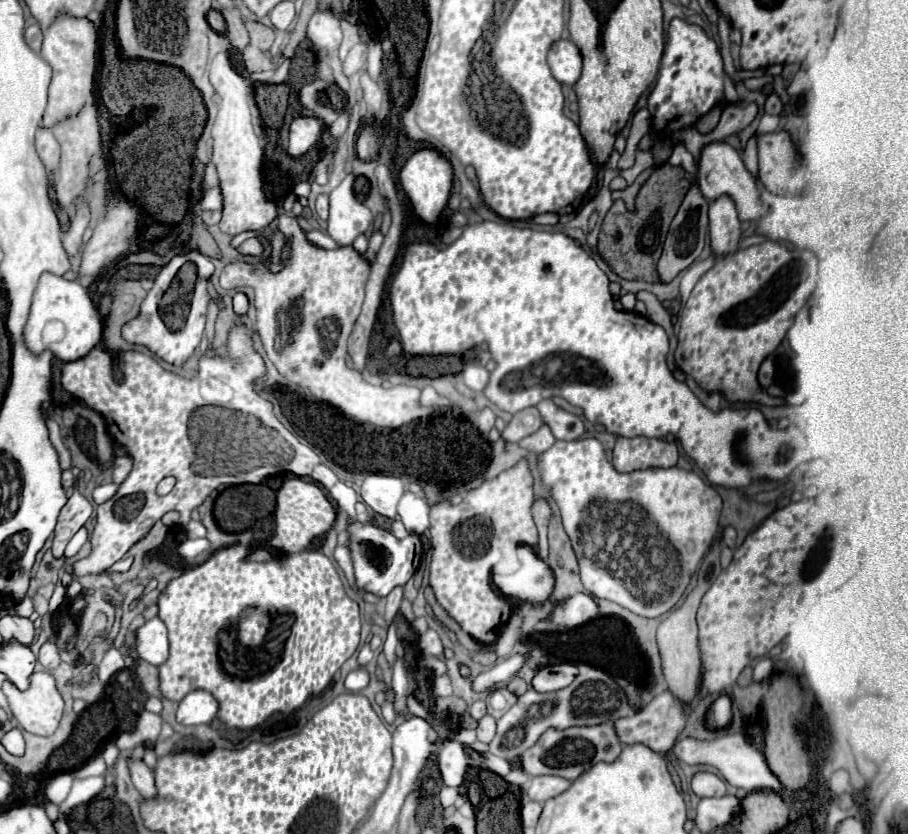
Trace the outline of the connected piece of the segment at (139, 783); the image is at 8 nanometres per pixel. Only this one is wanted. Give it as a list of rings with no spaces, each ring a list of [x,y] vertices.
[[[129,762],[129,770],[133,776],[135,788],[141,792],[143,798],[153,800],[157,798],[157,788],[155,788],[155,776],[153,772],[145,766],[145,762]]]

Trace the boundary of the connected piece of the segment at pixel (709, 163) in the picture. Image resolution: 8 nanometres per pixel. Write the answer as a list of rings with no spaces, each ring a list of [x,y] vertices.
[[[713,142],[713,144],[707,144],[701,152],[701,158],[697,163],[698,173],[697,181],[699,188],[701,188],[701,194],[711,202],[723,194],[731,196],[735,206],[737,206],[737,212],[739,212],[739,220],[759,220],[761,216],[767,214],[763,202],[759,202],[759,190],[757,190],[757,180],[751,176],[751,172],[745,168],[743,160],[741,160],[741,154],[729,146],[727,142]]]

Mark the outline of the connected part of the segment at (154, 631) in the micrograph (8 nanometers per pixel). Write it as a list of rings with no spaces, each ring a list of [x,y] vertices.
[[[153,618],[139,628],[137,646],[133,648],[133,656],[139,656],[153,666],[161,666],[169,658],[167,626],[161,618]]]

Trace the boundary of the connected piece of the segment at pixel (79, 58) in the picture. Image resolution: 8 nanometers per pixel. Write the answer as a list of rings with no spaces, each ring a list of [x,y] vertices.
[[[63,12],[45,30],[41,56],[53,70],[51,84],[49,84],[49,102],[47,102],[47,110],[43,116],[45,126],[53,126],[57,124],[57,120],[63,120],[65,116],[73,116],[73,112],[79,112],[83,104],[89,102],[89,98],[93,96],[97,50],[99,50],[97,28],[87,18],[75,18]]]

